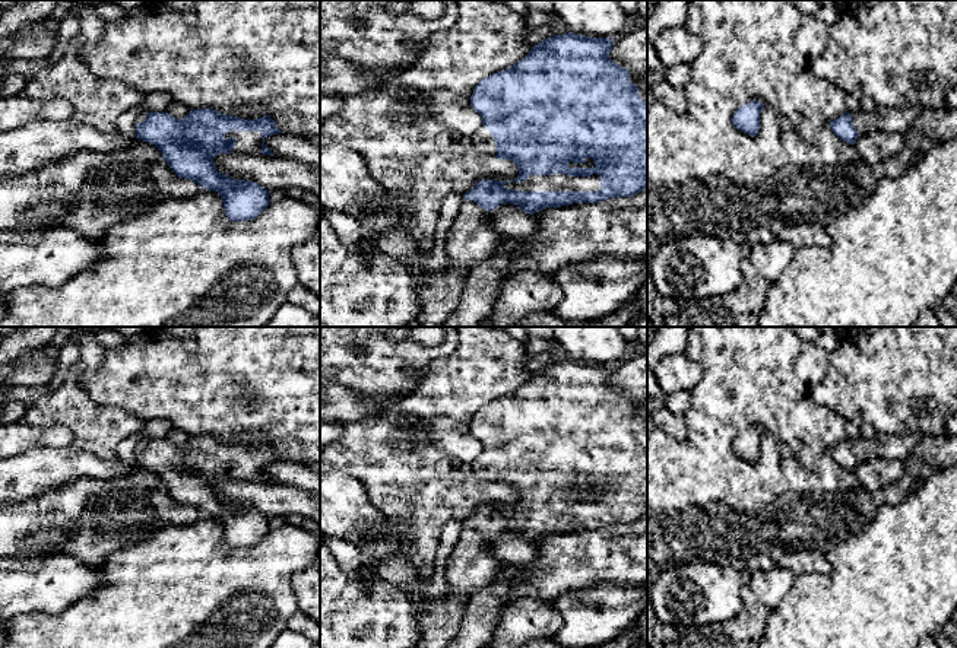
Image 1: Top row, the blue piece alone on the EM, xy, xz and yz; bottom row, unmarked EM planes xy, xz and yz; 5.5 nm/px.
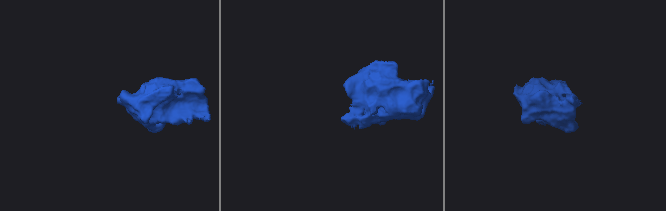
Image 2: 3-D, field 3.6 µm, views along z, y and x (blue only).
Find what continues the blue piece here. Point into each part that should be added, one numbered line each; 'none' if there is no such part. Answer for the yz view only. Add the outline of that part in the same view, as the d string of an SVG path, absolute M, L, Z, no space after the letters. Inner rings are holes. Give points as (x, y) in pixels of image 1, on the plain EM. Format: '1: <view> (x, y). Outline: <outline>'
1: yz (891, 447). Outline: M875 433L872 438L859 438L852 441L852 450L858 461L868 461L872 457L885 460L906 461L913 452L915 447L925 436L920 433L907 435L881 435Z

